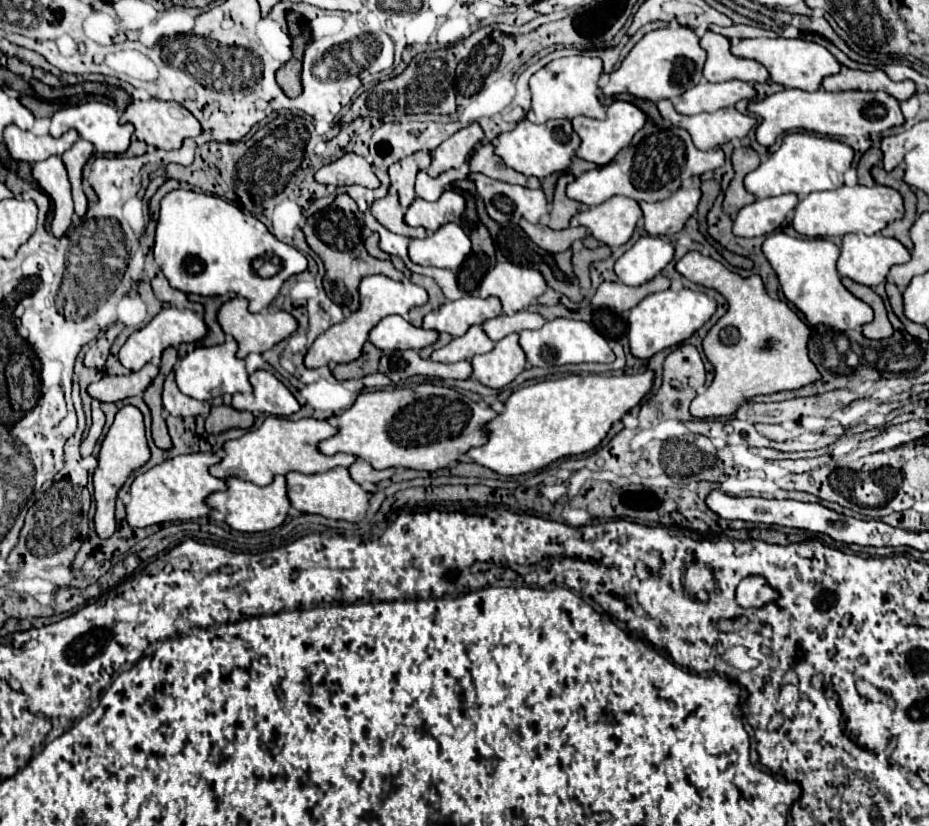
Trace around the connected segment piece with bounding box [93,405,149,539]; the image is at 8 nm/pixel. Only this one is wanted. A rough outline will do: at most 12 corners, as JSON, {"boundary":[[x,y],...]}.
{"boundary":[[125,405],[93,475],[95,531],[115,533],[115,497],[149,461],[143,413]]}

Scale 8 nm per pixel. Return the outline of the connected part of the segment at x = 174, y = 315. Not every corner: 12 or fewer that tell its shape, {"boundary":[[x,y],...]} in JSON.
{"boundary":[[167,307],[119,351],[129,371],[207,333],[189,309]]}

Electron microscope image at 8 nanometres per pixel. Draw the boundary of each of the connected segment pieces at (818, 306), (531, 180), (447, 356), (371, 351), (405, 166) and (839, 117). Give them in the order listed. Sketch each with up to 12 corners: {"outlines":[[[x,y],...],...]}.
{"outlines":[[[771,233],[763,253],[811,325],[857,329],[873,309],[845,291],[829,239]],[[483,145],[469,159],[473,173],[539,189],[537,177],[525,177]],[[481,325],[433,351],[431,359],[455,363],[489,353],[495,343]],[[365,343],[359,359],[333,367],[339,381],[377,373],[383,351]],[[405,157],[389,167],[391,185],[403,207],[415,199],[419,165]],[[783,89],[747,109],[757,143],[795,129],[829,137],[903,125],[885,91]]]}

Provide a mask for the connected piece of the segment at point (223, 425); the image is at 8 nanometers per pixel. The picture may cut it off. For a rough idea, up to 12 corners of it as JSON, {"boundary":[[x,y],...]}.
{"boundary":[[213,405],[207,433],[249,429],[255,417],[227,405]]}

